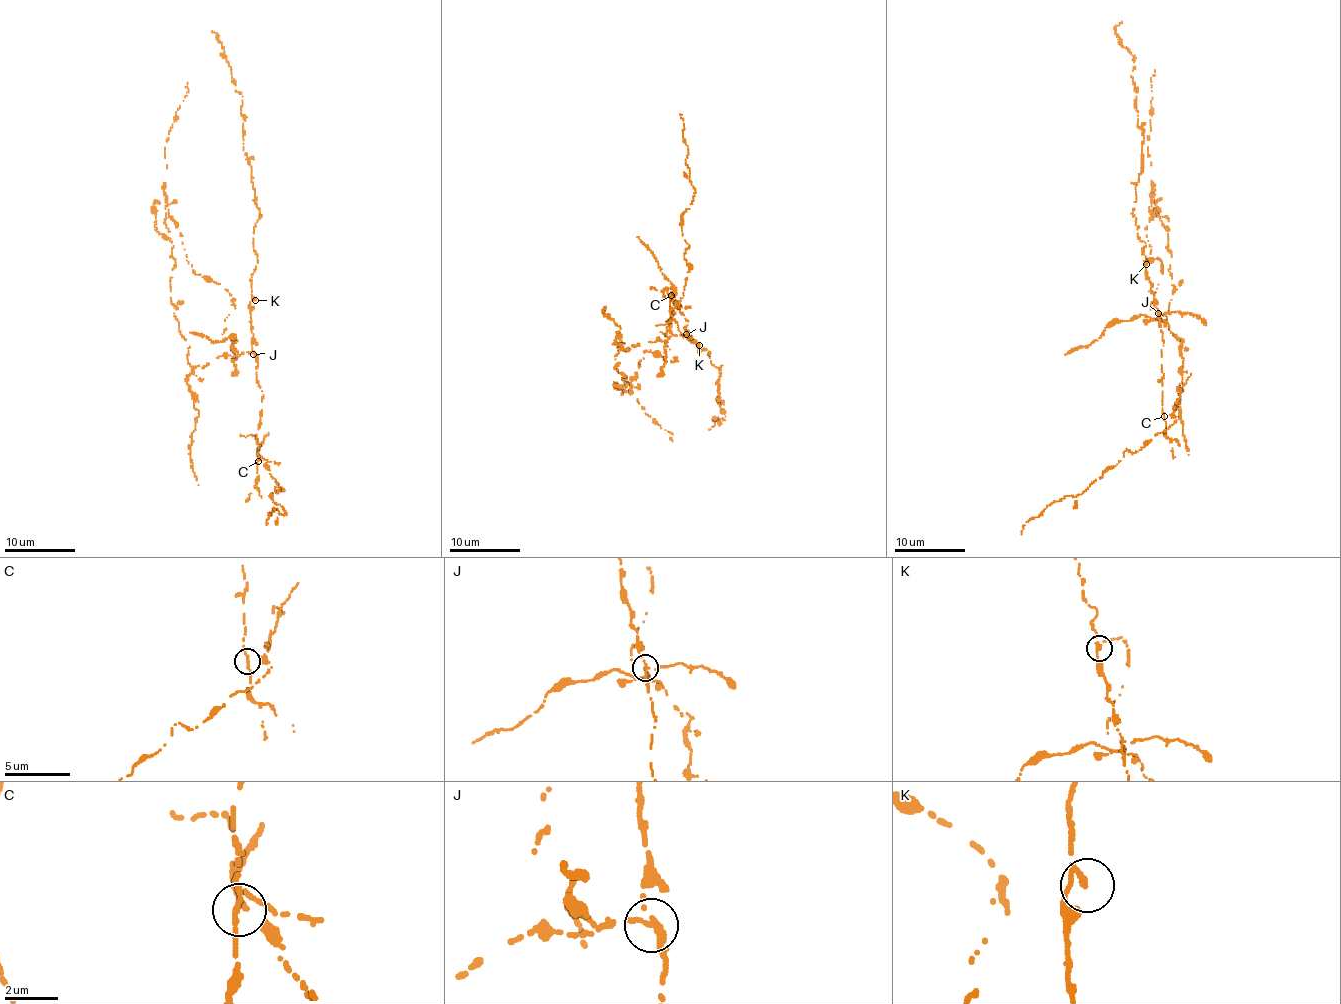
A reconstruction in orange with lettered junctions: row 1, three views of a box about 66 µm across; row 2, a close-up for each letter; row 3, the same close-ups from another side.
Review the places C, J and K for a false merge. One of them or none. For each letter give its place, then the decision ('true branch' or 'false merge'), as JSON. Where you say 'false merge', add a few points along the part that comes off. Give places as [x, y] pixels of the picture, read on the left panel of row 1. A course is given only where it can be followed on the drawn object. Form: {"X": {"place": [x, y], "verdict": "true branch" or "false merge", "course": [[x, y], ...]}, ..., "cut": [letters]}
{"C": {"place": [258, 461], "verdict": "true branch"}, "J": {"place": [253, 354], "verdict": "false merge"}, "K": {"place": [255, 300], "verdict": "true branch"}, "cut": ["J"]}

